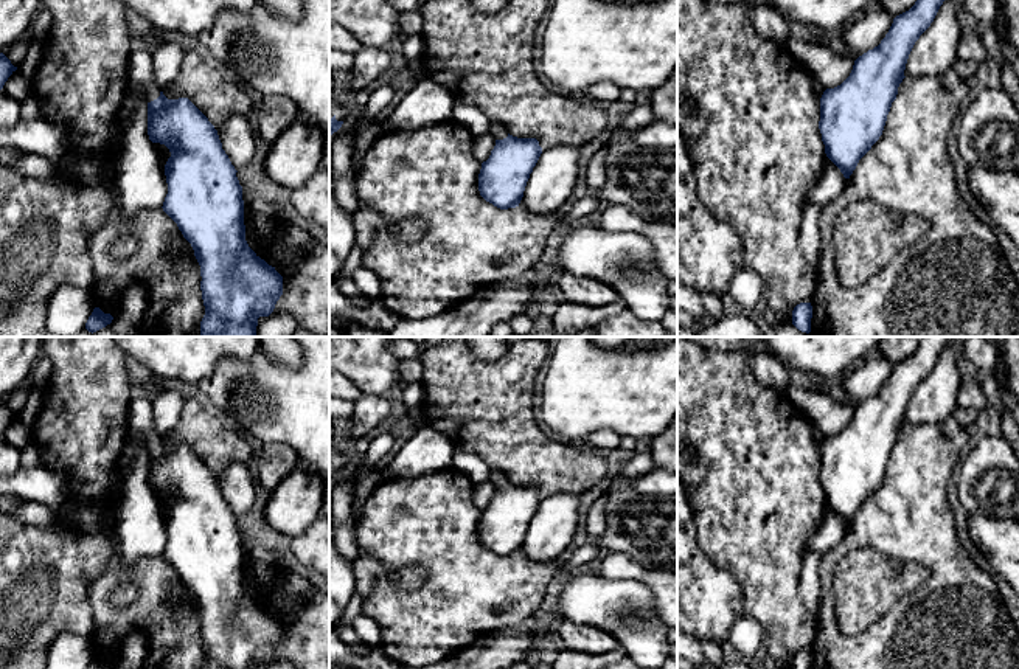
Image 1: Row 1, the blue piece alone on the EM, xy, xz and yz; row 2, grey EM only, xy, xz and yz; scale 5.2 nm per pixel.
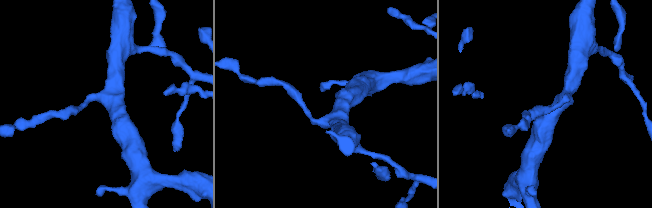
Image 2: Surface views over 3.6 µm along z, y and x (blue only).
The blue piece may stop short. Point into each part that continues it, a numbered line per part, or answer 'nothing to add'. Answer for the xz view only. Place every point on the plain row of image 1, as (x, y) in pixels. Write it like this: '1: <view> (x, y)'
1: xz (497, 478)

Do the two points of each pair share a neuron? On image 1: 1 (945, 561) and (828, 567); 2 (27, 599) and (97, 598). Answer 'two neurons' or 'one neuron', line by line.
1: one neuron
2: two neurons

